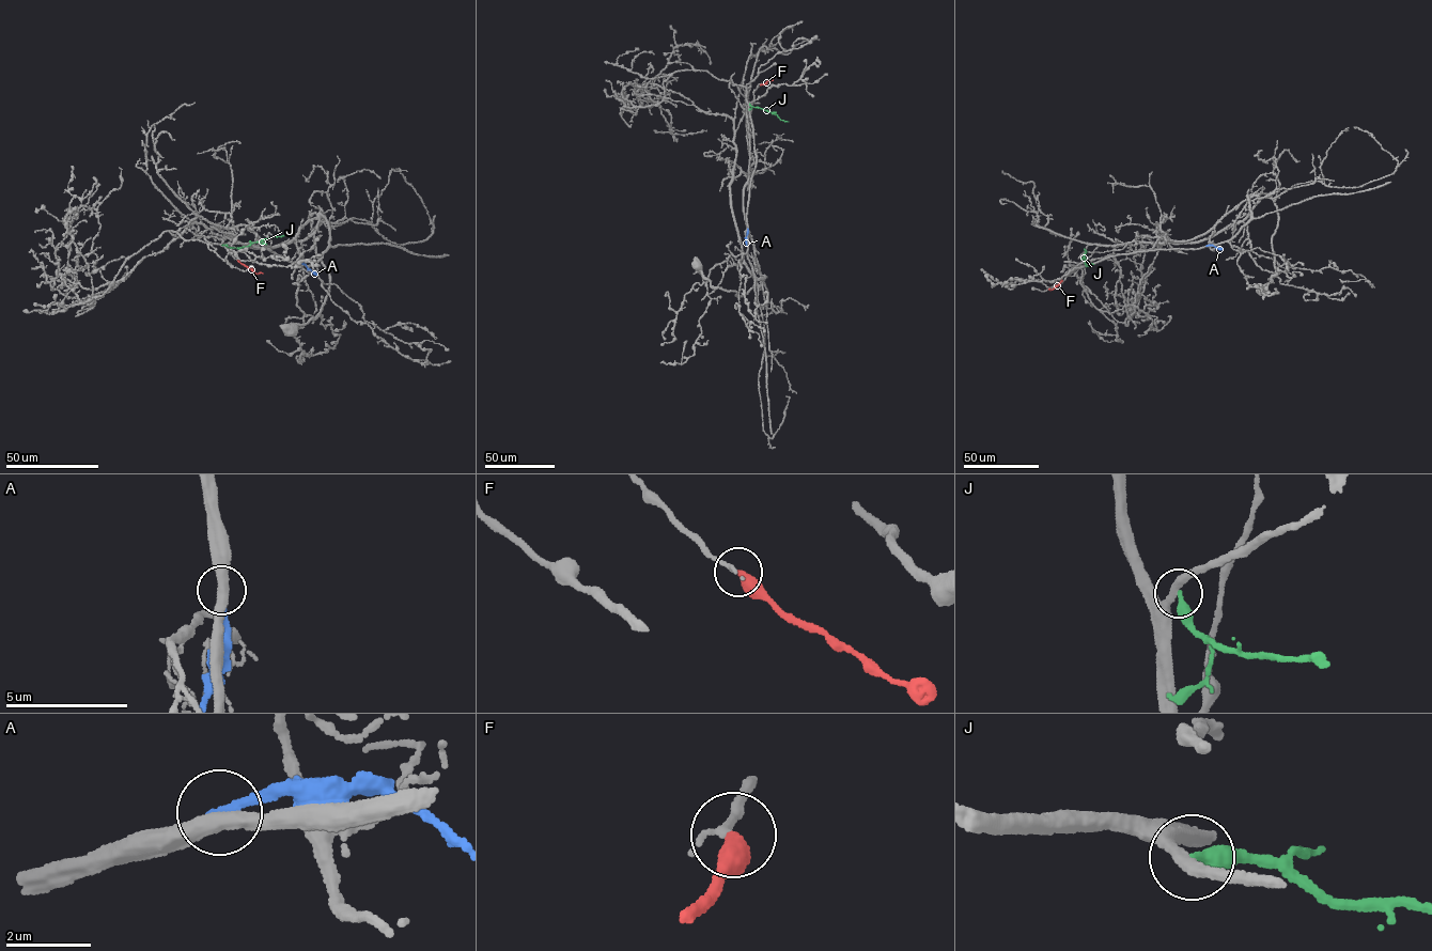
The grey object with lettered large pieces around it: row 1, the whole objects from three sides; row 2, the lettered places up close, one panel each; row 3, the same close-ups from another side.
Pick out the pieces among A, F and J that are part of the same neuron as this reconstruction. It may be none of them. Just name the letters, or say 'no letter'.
F

